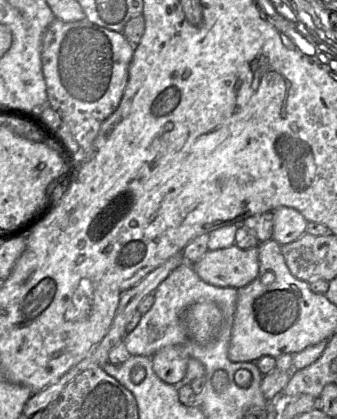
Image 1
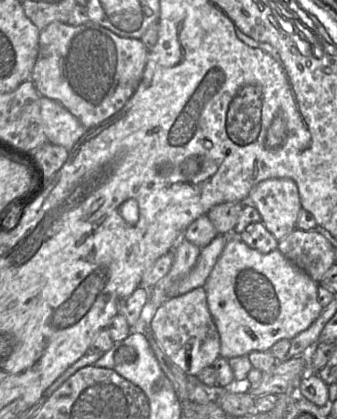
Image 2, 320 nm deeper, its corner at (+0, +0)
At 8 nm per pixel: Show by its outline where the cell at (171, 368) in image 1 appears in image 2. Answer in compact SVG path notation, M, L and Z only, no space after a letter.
M203 287L165 301L153 315L149 332L164 353L187 376L197 376L202 369L212 366L220 356L220 336L209 311Z

